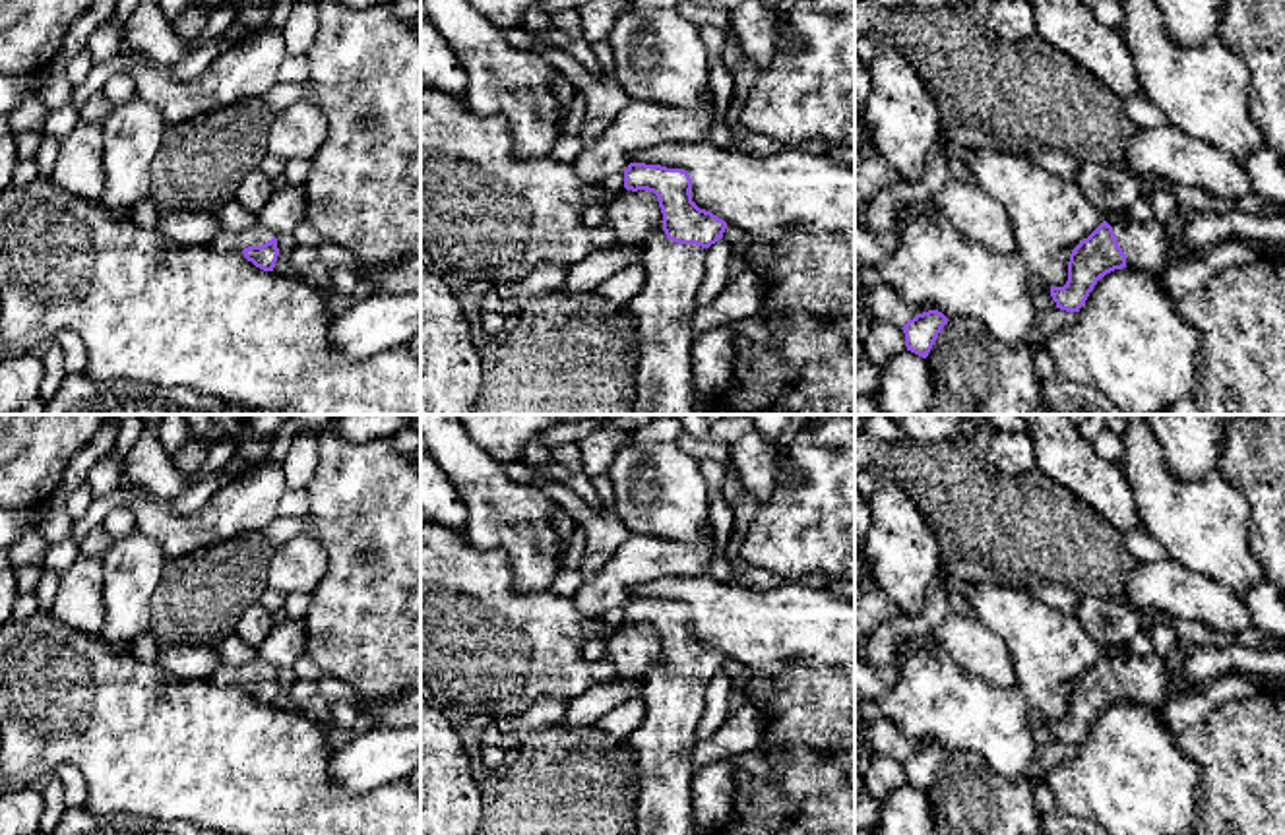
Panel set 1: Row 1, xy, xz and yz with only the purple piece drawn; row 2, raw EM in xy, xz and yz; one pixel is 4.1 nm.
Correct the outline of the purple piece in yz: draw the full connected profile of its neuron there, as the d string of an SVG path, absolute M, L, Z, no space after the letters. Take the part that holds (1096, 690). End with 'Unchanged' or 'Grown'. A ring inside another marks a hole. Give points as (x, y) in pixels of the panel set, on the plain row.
M1157 653L1111 661L1103 655L1070 688L1068 715L1064 721L1050 721L1056 742L1080 746L1101 711L1114 703L1132 701L1157 707L1171 696L1188 694L1188 684L1178 674L1173 678L1165 659Z. Grown

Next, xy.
M262 659L244 666L221 663L211 674L211 680L221 686L242 686L248 696L264 705L273 705L279 690L275 668Z. Grown

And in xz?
M630 597L624 622L653 626L663 647L663 665L643 682L643 723L626 738L638 767L634 835L696 835L690 756L705 686L727 657L692 635L682 603Z. Grown

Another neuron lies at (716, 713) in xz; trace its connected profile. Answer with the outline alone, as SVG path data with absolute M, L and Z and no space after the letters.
M719 672L715 678L711 678L707 682L705 707L704 707L704 715L696 727L696 740L707 740L727 721L727 717L729 717L727 707L725 707L727 686L729 686L729 680L723 672Z

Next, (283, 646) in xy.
M289 618L269 630L266 639L258 645L258 659L269 663L273 668L293 668L293 665L304 657L304 649L304 622Z

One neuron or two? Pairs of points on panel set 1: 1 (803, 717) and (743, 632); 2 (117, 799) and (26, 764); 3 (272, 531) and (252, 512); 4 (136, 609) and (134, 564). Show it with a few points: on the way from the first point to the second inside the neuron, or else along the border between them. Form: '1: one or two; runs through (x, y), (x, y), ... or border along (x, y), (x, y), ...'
1: two; border along (822, 667), (785, 665), (778, 673)
2: one; runs through (99, 775), (78, 754), (49, 754)
3: two; border along (278, 516), (260, 529)
4: one; runs through (134, 597), (134, 576)

